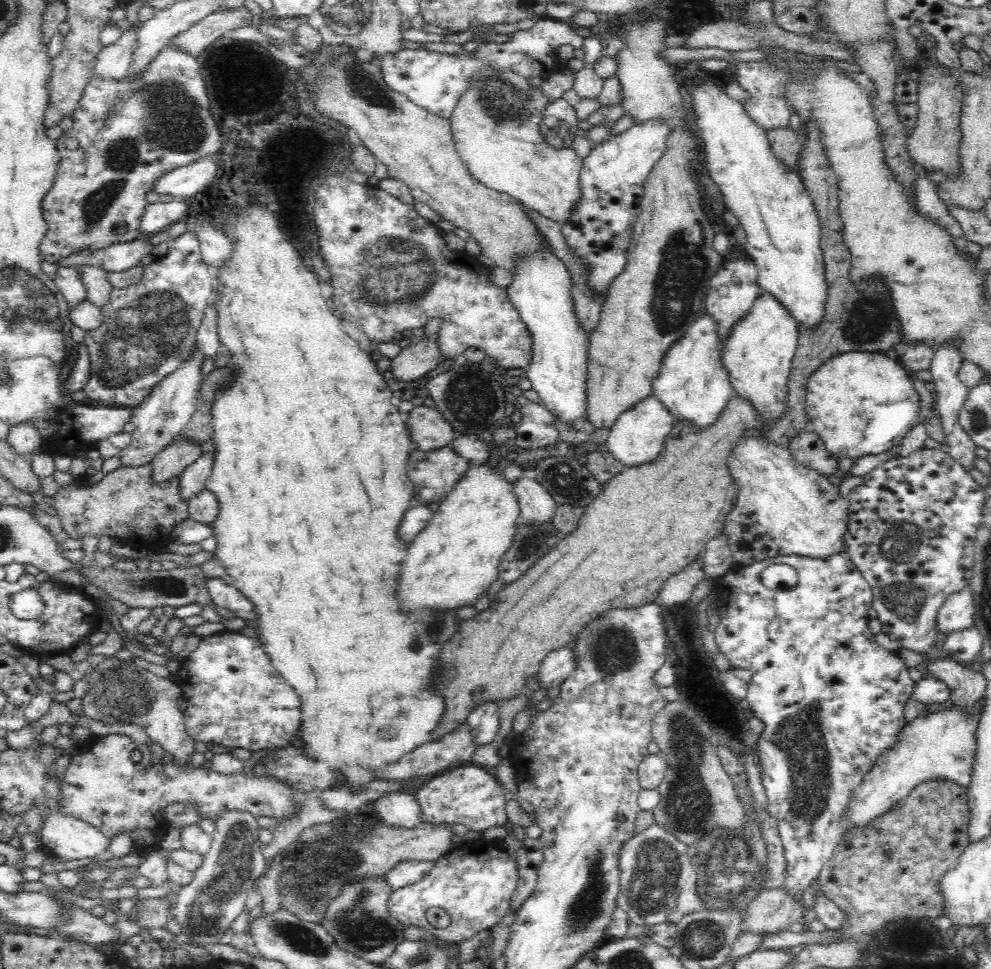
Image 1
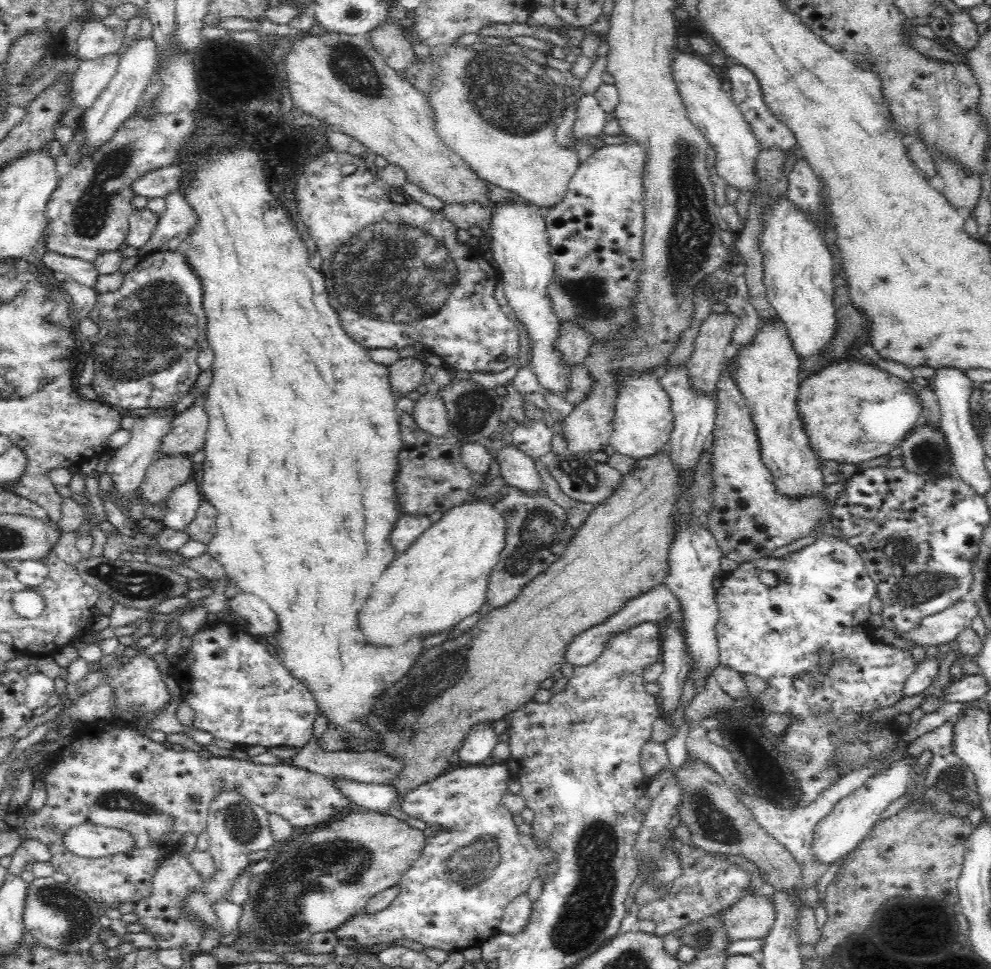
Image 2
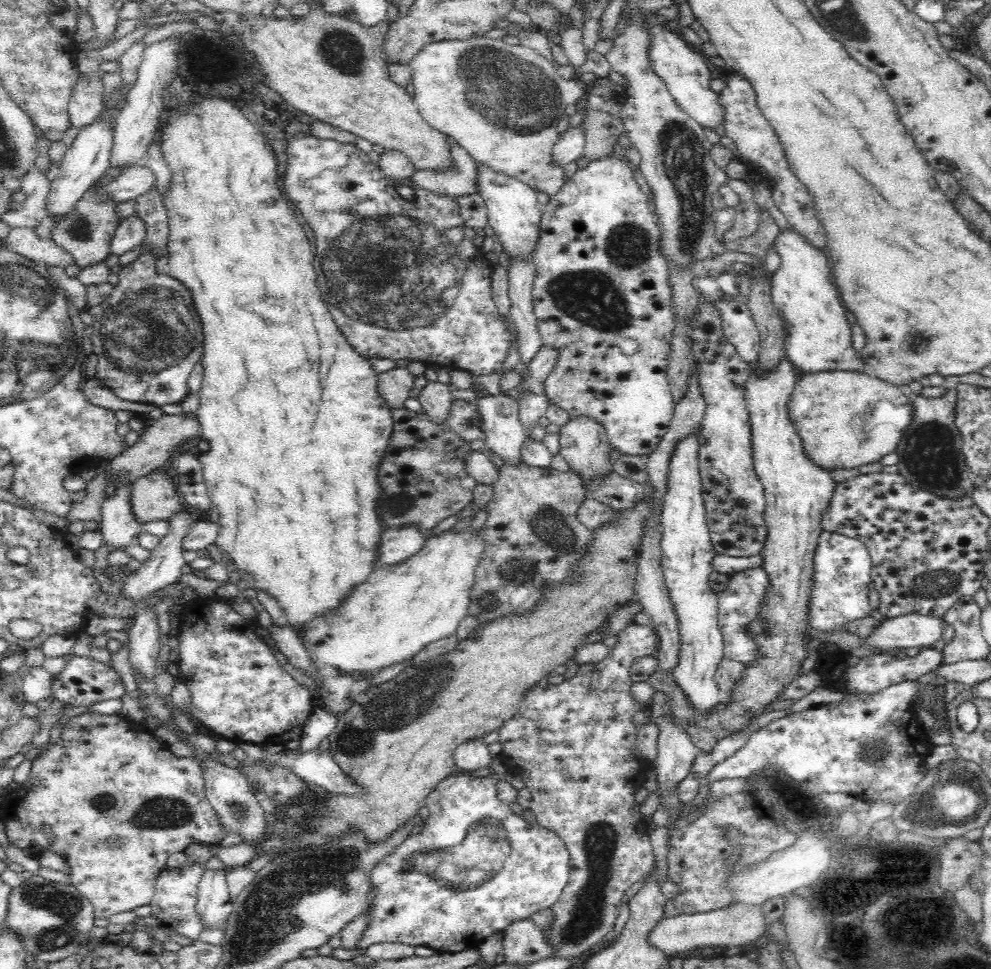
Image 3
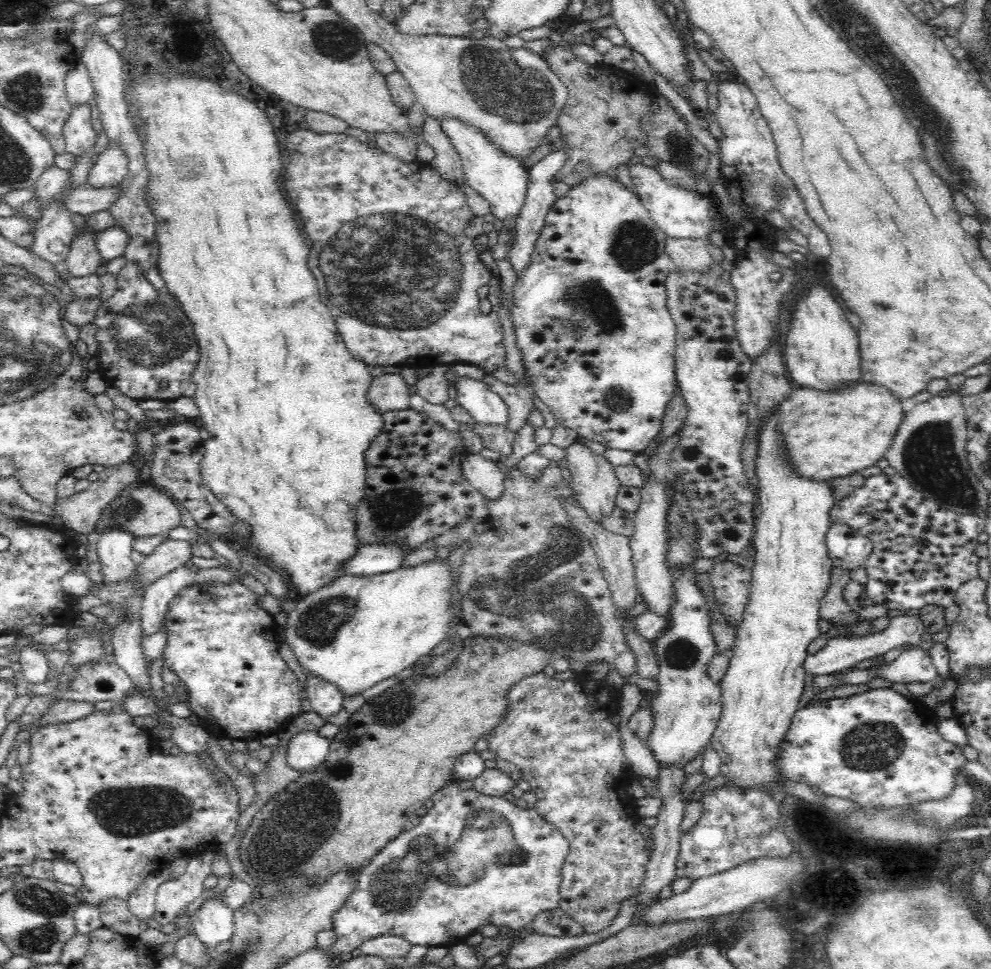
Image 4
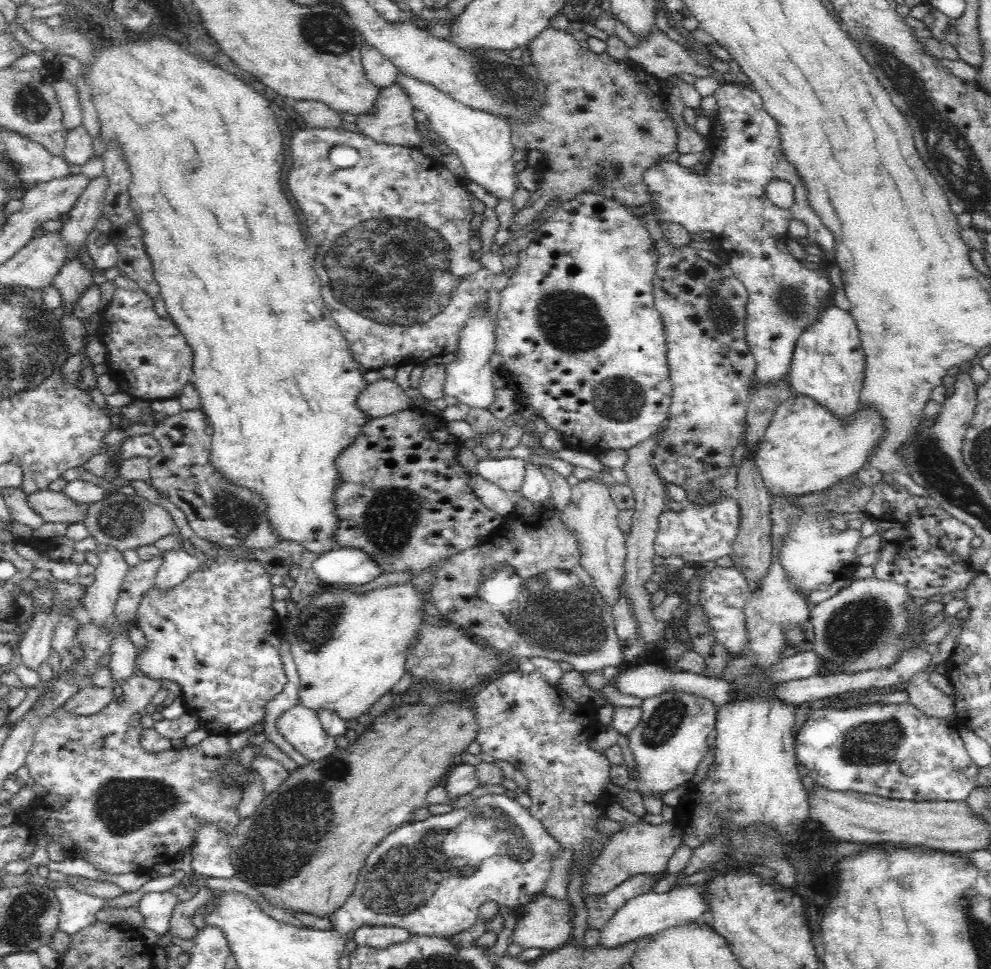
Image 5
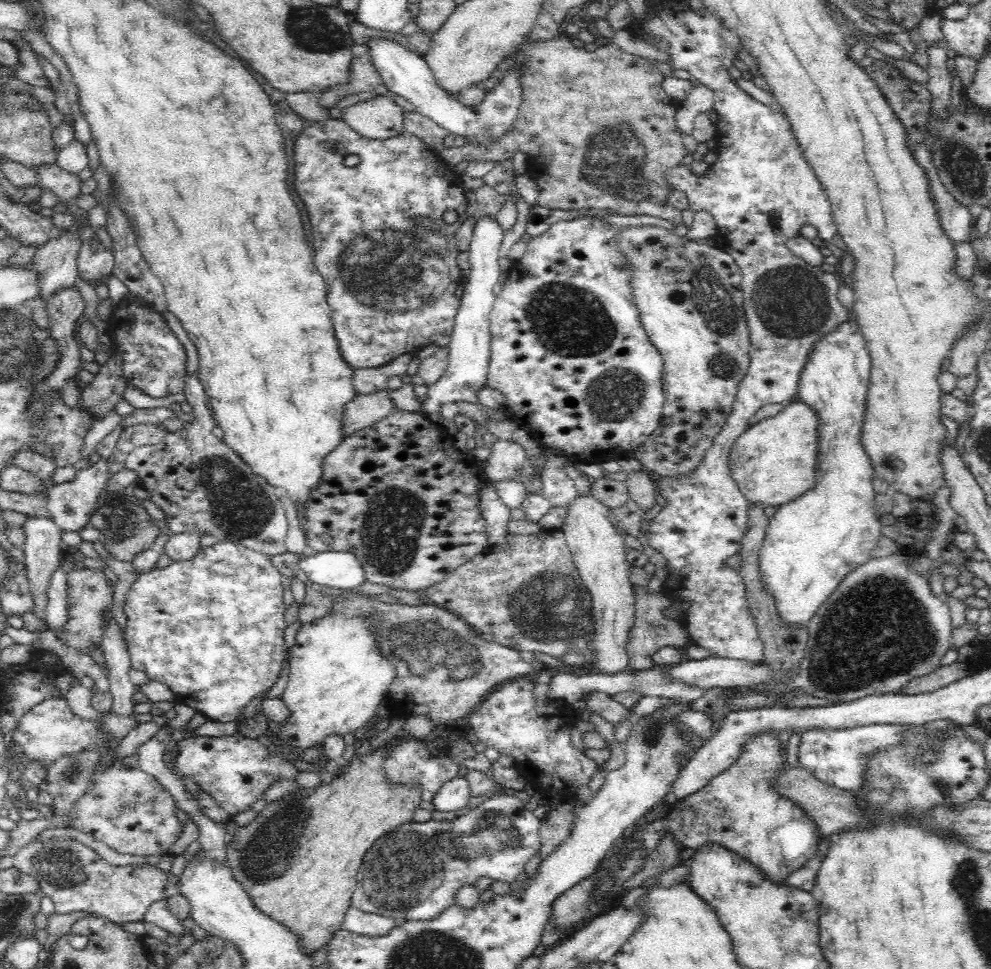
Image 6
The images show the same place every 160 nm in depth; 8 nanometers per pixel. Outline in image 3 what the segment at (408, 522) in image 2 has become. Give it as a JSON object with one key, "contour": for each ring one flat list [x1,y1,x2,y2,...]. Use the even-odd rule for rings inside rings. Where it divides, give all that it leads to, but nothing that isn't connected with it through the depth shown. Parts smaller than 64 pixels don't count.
{"contour":[[415,525,386,528,380,537,378,562,396,564,410,558,422,548,425,538]]}

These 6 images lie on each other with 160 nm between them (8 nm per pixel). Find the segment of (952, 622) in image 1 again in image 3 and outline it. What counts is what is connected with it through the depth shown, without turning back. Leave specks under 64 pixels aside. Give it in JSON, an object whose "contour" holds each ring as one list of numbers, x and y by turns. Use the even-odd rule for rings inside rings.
{"contour":[[923,614,897,616,885,619,864,642,881,652,888,648,930,648,942,639,944,625,943,617]]}

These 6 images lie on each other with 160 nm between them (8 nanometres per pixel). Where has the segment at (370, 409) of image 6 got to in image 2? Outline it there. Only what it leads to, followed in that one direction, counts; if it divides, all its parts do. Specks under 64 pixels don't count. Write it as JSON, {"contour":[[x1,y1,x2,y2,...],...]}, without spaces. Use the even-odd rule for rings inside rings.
{"contour":[[416,354,410,358,400,358,387,368,392,394,397,399,406,396,408,392,415,391,422,384,426,364,422,356]]}

